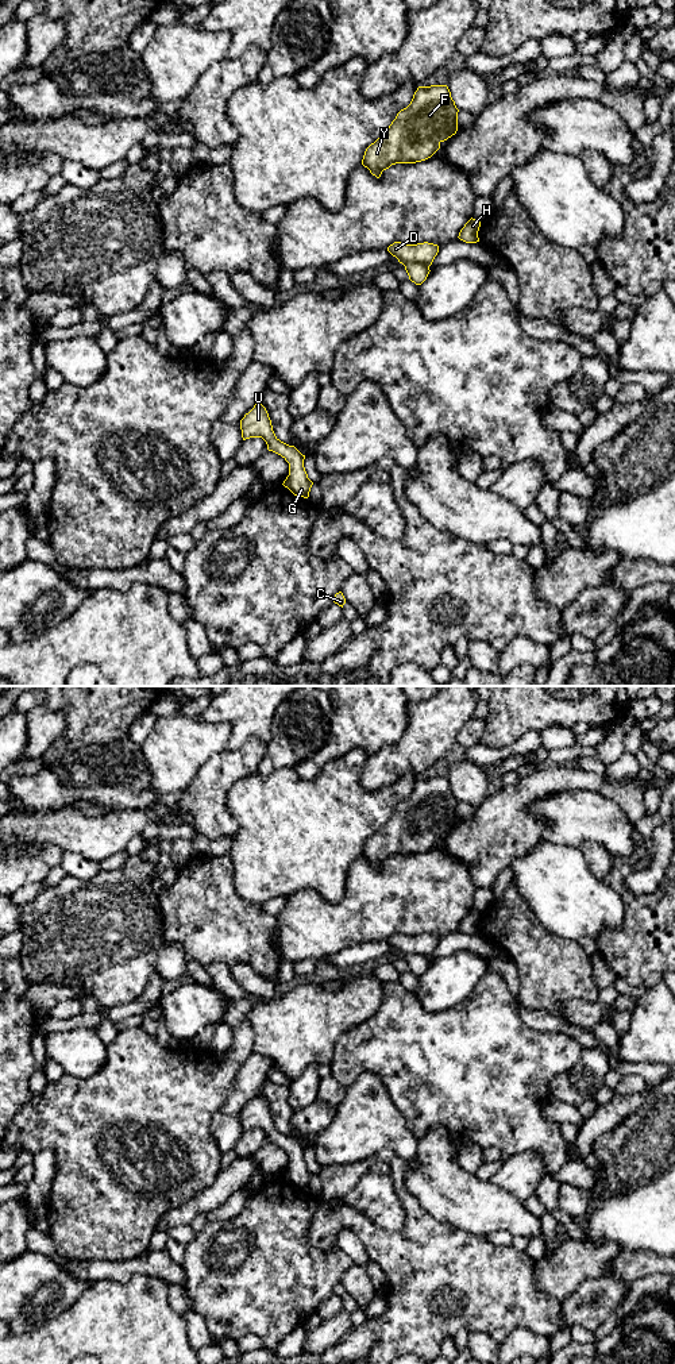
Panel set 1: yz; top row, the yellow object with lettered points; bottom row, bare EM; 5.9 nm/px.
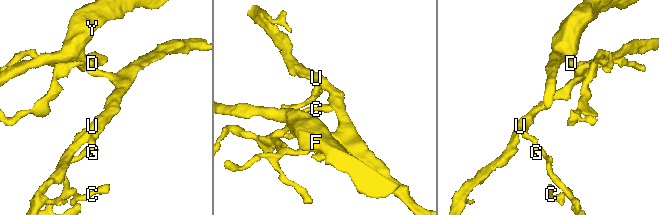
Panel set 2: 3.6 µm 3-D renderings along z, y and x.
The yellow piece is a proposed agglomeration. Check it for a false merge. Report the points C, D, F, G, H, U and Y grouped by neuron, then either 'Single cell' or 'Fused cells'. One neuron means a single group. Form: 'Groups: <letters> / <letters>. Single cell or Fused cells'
Groups: C G U / D F H Y. Fused cells

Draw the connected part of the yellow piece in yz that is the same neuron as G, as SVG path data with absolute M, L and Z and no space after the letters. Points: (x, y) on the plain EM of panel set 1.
M255 1095L254 1099L244 1106L240 1111L240 1121L243 1132L262 1129L269 1143L281 1147L289 1155L289 1167L282 1176L294 1187L308 1190L313 1174L308 1170L304 1159L305 1147L294 1137L289 1137L275 1128L269 1105L262 1095Z

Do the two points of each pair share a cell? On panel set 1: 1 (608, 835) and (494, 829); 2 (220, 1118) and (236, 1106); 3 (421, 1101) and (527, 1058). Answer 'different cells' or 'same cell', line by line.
1: different cells
2: different cells
3: same cell

